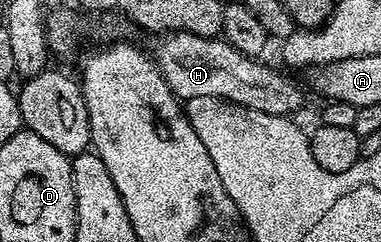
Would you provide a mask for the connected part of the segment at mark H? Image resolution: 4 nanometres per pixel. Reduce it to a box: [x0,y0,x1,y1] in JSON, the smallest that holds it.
[154,32,303,116]

